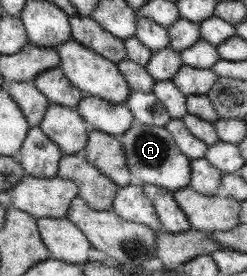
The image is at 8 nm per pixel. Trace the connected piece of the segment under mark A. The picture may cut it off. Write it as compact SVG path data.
M133 122L118 139L130 173L130 185L141 186L148 183L169 191L188 187L191 159L178 151L175 140L166 128Z

